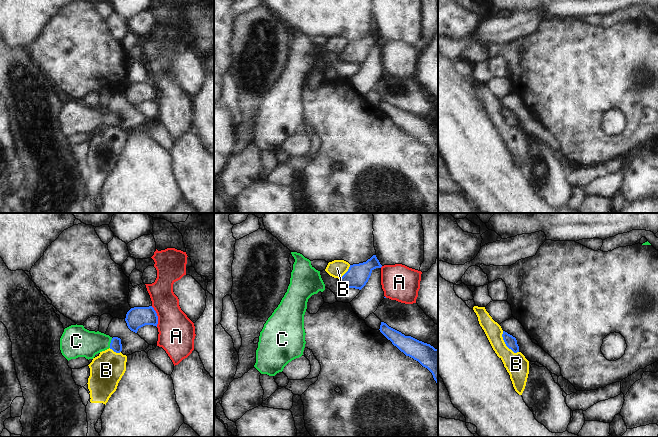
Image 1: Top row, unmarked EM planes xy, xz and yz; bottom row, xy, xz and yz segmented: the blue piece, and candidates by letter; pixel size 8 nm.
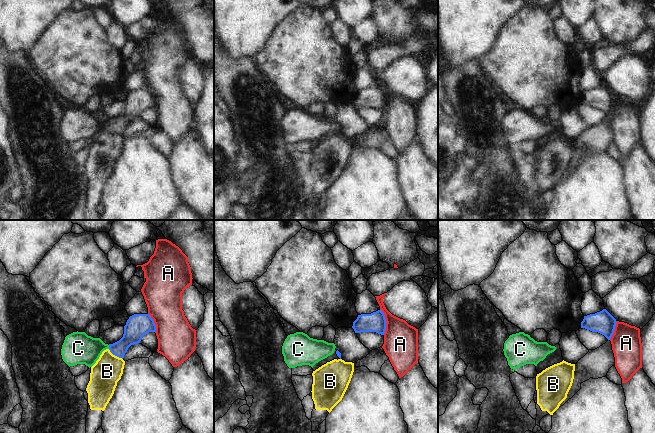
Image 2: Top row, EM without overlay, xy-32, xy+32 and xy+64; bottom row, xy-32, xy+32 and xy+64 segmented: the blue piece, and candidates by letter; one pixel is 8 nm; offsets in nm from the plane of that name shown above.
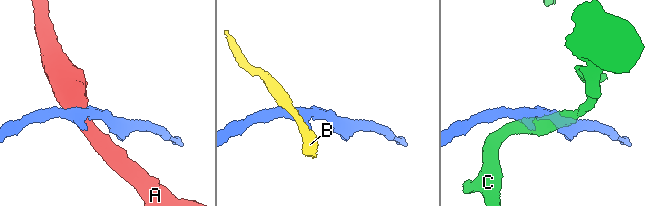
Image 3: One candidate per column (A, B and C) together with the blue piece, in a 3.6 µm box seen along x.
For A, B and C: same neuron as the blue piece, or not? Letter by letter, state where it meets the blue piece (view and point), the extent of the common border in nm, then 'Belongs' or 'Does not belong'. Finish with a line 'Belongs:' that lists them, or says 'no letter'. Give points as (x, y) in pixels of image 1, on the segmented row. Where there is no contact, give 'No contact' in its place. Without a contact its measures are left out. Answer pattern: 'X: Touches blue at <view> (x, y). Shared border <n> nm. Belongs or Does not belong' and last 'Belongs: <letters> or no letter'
A: Touches blue at xy (157, 316). Shared border 180 nm. Does not belong
B: Touches blue at yz (505, 343). Shared border 220 nm. Does not belong
C: Touches blue at xy (110, 343). Shared border 80 nm. Belongs
Belongs: C

